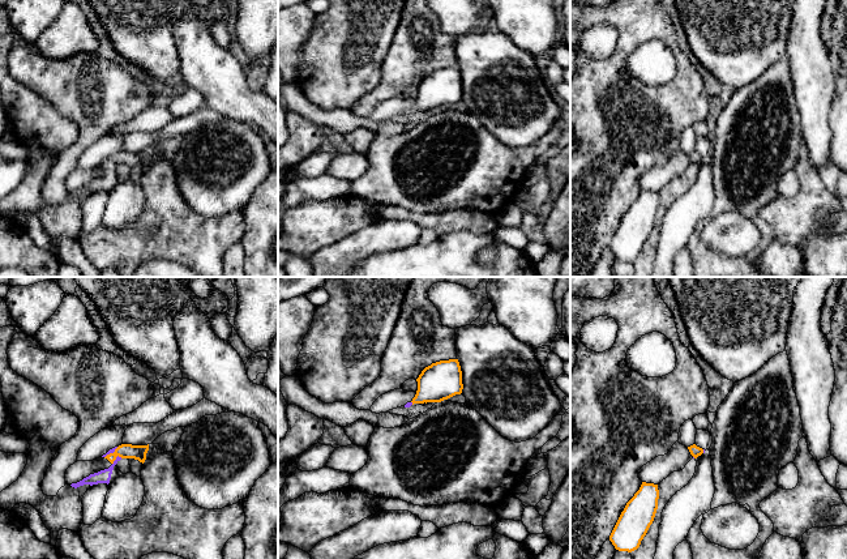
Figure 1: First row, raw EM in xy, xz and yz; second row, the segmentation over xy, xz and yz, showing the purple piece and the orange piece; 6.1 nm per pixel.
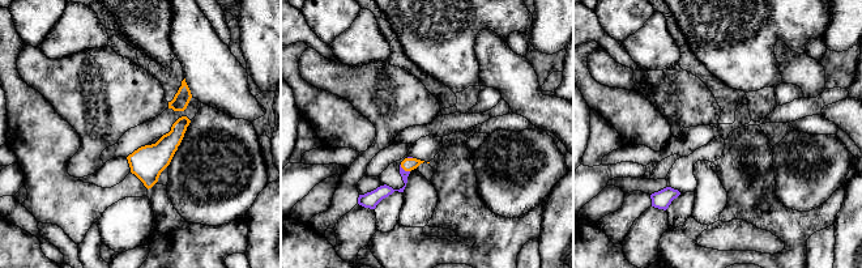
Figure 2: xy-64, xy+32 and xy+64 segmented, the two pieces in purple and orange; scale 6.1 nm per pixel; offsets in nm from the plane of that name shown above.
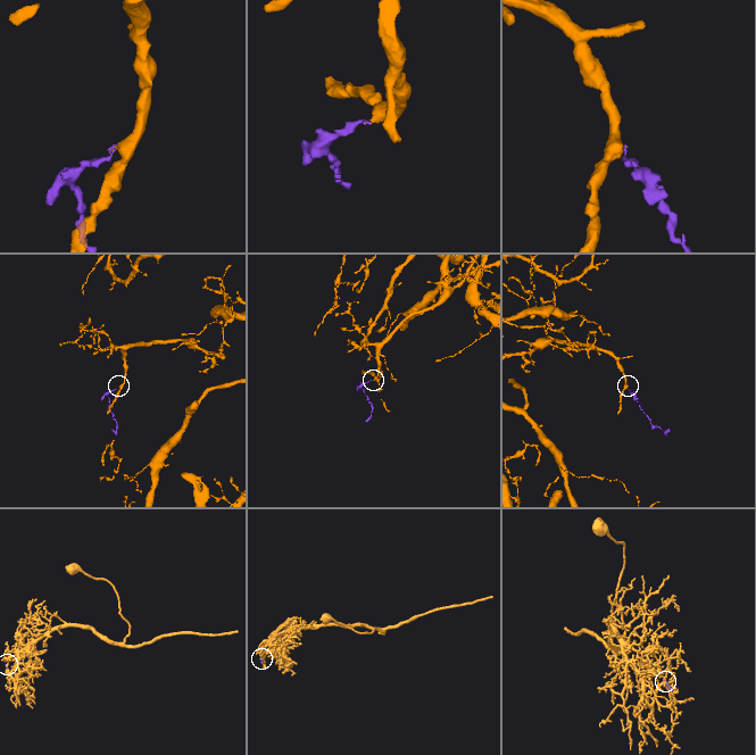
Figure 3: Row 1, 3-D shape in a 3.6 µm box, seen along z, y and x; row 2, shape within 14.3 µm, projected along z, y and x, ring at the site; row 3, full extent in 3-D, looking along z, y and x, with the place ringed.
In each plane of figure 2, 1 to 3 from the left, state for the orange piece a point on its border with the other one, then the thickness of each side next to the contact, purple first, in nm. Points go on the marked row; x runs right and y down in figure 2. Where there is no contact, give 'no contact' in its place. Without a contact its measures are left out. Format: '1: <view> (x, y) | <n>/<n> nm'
1: no contact
2: xy+32 (404, 170) | 90/80 nm
3: no contact

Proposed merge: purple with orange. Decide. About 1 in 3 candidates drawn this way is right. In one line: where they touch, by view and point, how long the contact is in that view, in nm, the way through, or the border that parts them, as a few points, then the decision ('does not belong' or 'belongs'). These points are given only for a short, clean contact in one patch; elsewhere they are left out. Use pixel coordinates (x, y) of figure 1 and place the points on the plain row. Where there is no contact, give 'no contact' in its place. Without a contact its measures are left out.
contact xy (116, 166); length 80 nm; way xy (103, 183), (116, 166), (125, 158); belongs

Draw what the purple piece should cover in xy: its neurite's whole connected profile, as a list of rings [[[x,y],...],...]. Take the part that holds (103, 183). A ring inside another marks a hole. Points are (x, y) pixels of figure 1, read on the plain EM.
[[[121,152],[119,154],[115,154],[115,155],[110,157],[106,162],[102,163],[112,171],[108,176],[90,182],[89,184],[84,185],[82,188],[80,188],[77,191],[72,191],[70,193],[77,196],[84,192],[90,192],[90,193],[98,192],[98,191],[108,192],[114,174],[121,166],[134,166],[144,171],[146,167],[147,158],[149,158],[149,152],[147,153]]]

